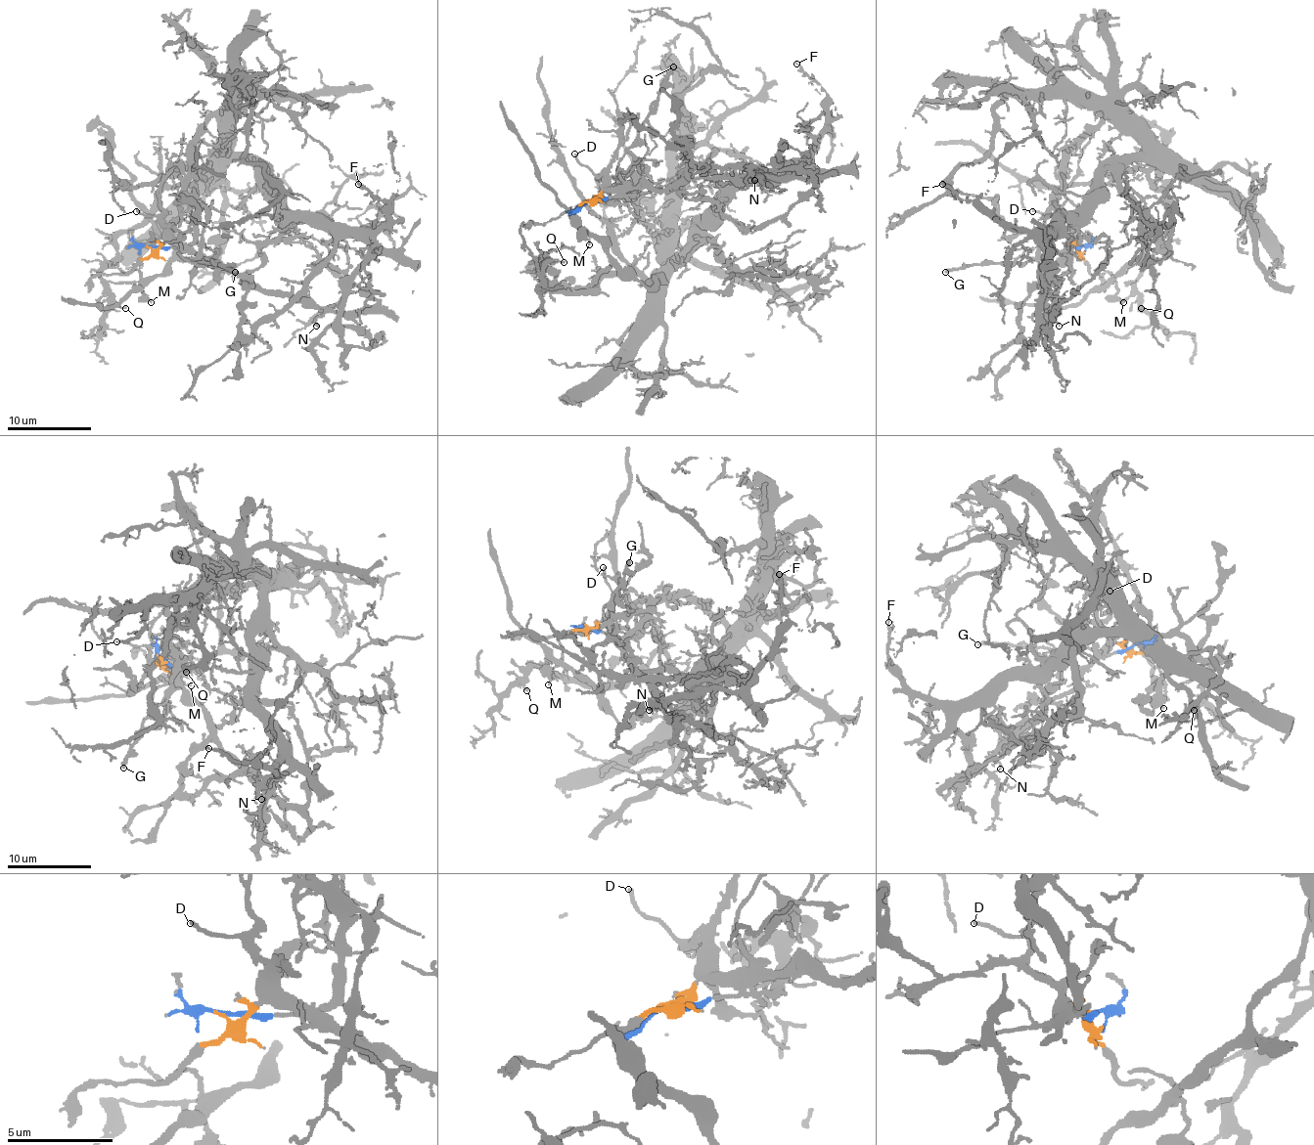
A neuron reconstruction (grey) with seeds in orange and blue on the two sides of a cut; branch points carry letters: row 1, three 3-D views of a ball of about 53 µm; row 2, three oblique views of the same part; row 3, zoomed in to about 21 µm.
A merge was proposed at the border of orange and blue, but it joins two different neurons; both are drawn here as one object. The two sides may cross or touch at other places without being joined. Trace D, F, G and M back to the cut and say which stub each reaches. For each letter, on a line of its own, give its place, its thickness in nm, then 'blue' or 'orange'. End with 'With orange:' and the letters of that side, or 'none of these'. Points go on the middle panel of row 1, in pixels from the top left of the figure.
D: place (574, 154); calibre 170 nm; orange
F: place (796, 64); calibre 190 nm; blue
G: place (673, 66); calibre 260 nm; orange
M: place (589, 244); calibre 150 nm; orange
With orange: D, G, M

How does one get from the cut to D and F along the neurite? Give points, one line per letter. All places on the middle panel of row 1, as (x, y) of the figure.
D: (586, 201), (598, 196), (603, 179), (583, 166), (575, 154)
F: (586, 201), (630, 196), (632, 176), (634, 214), (672, 265), (727, 196), (811, 147), (826, 90), (796, 63)

